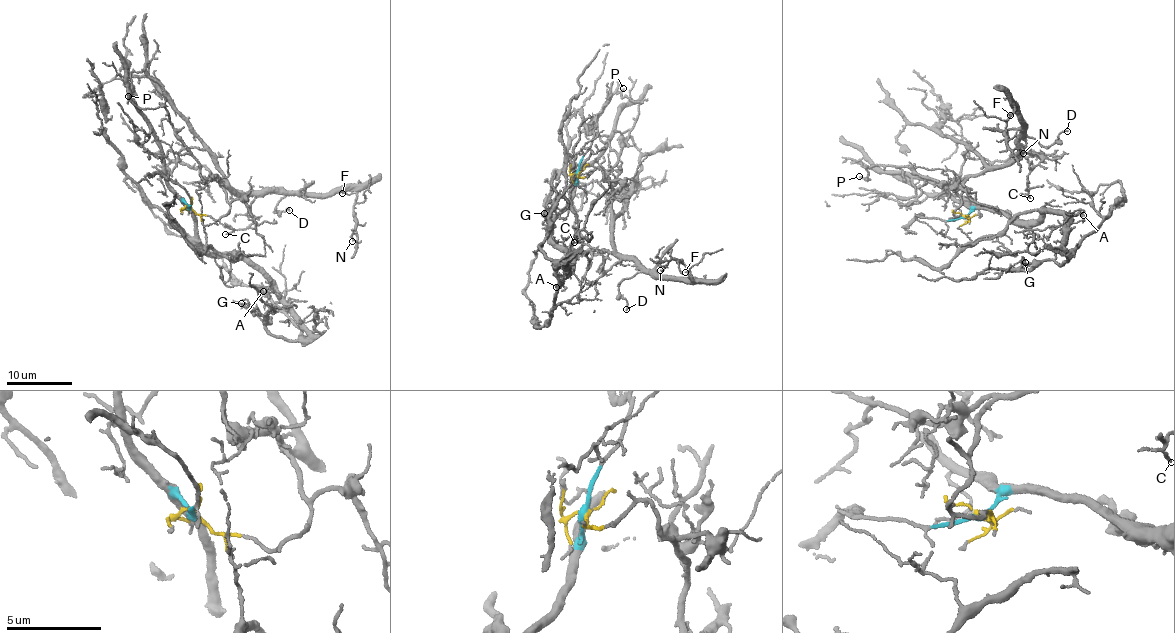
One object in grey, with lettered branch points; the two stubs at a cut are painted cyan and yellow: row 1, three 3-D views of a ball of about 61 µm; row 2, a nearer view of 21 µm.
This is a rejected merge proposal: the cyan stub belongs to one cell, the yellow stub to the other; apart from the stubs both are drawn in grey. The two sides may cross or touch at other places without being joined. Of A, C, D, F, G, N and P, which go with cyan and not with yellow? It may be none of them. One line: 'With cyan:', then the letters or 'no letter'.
With cyan: A, G

